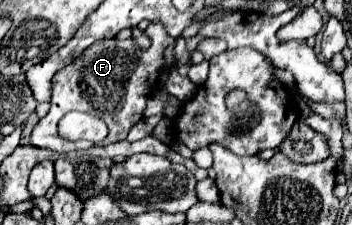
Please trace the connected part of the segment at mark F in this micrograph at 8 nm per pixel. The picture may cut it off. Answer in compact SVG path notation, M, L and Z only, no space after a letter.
M150 22L150 26L144 30L144 34L150 38L148 48L138 48L134 38L128 40L98 40L92 46L84 50L72 64L68 64L64 70L58 70L52 78L52 106L44 118L38 120L38 124L32 130L30 142L40 148L50 148L54 152L70 152L78 150L77 141L63 139L58 135L58 122L60 118L70 112L86 112L92 116L98 116L108 126L108 136L98 142L98 146L106 146L112 142L120 142L126 138L130 128L144 118L146 102L152 98L152 94L160 88L160 74L164 68L172 68L176 64L174 58L174 46L176 40L166 34L162 22Z

